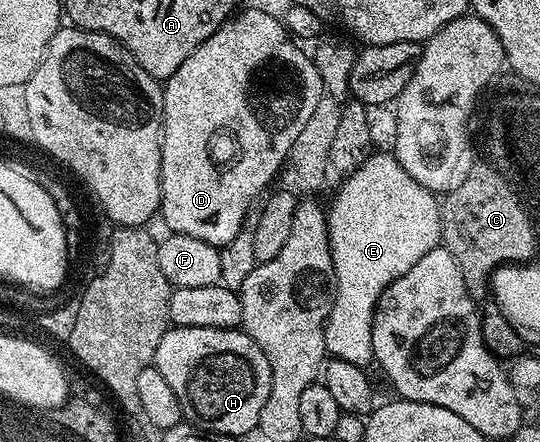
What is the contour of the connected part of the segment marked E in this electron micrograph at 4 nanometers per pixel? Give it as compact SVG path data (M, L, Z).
M393 154L369 155L360 168L343 181L333 196L334 201L330 208L328 204L326 217L334 267L334 305L326 319L326 350L335 360L366 366L374 360L372 322L374 308L383 290L396 278L408 274L408 270L412 270L412 266L416 266L416 262L420 262L428 250L439 247L442 235L440 200L435 193L420 186L420 182L416 182L416 178L412 178L412 174L400 166Z

